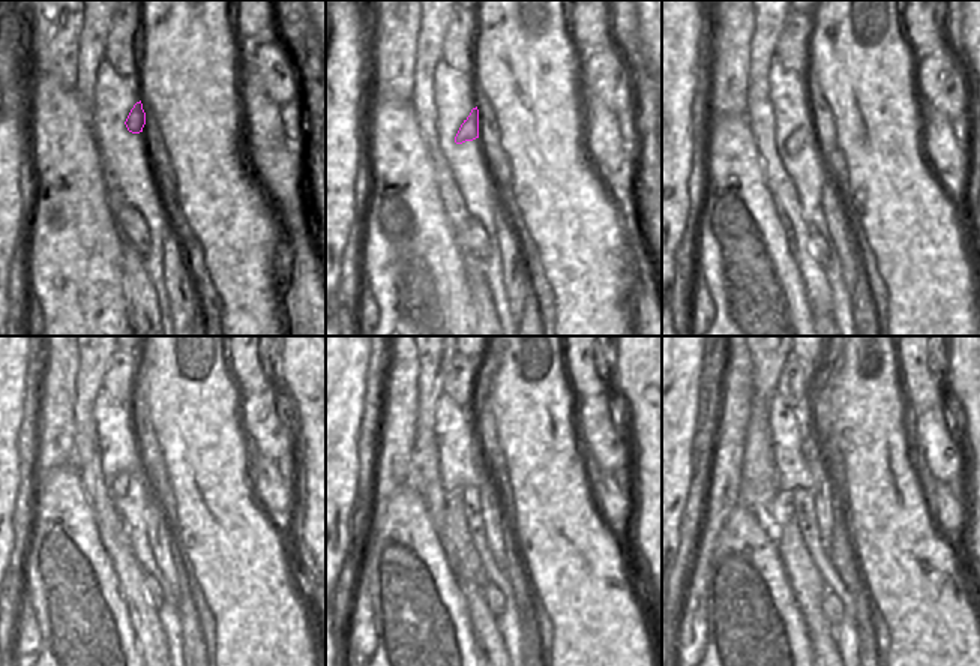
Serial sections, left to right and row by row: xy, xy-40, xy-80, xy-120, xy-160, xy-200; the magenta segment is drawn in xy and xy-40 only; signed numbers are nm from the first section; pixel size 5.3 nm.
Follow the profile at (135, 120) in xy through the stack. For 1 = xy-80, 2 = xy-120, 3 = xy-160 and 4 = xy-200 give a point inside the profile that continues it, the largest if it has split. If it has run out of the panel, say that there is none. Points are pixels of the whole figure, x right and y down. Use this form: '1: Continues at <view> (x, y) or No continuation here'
1: Continues at xy-80 (805, 135)
2: Continues at xy-120 (120, 483)
3: Continues at xy-160 (453, 537)
4: Continues at xy-200 (784, 530).

